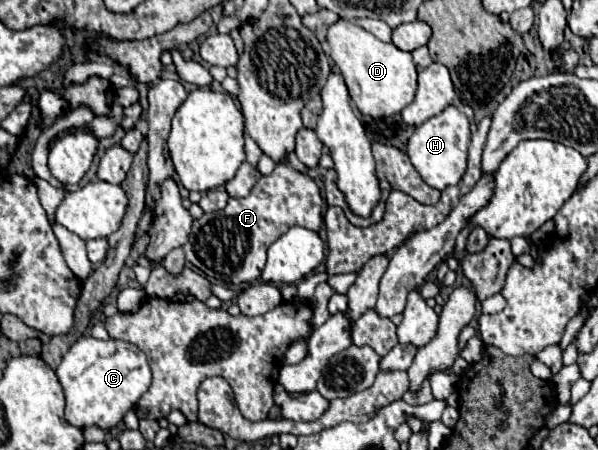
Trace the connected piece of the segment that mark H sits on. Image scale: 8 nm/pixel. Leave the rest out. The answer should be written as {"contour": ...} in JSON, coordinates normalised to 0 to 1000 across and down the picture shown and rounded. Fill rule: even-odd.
{"contour":[[[751,236],[737,253],[717,262],[714,271],[694,284],[691,302],[681,316],[681,342],[711,409],[731,422],[744,422],[747,413],[764,409],[774,382],[781,378],[784,320],[788,320],[788,289],[781,258],[768,249],[761,236]]]}

